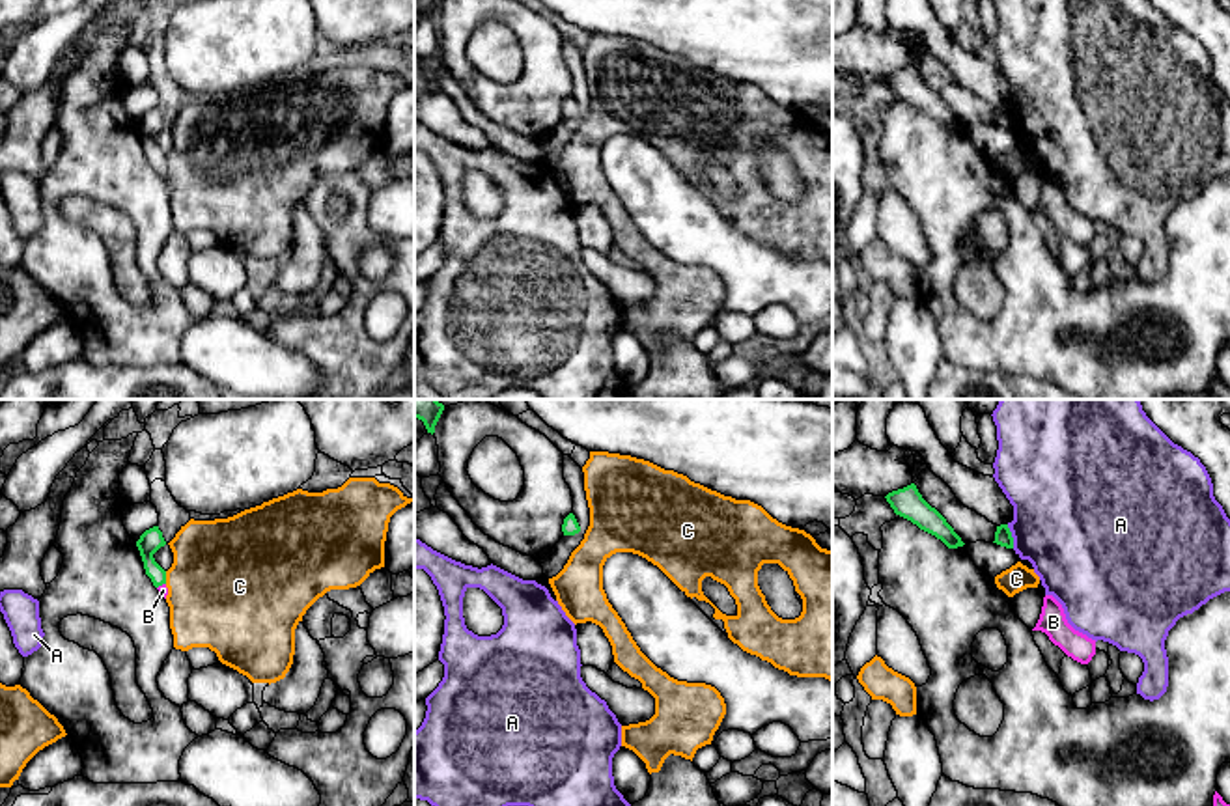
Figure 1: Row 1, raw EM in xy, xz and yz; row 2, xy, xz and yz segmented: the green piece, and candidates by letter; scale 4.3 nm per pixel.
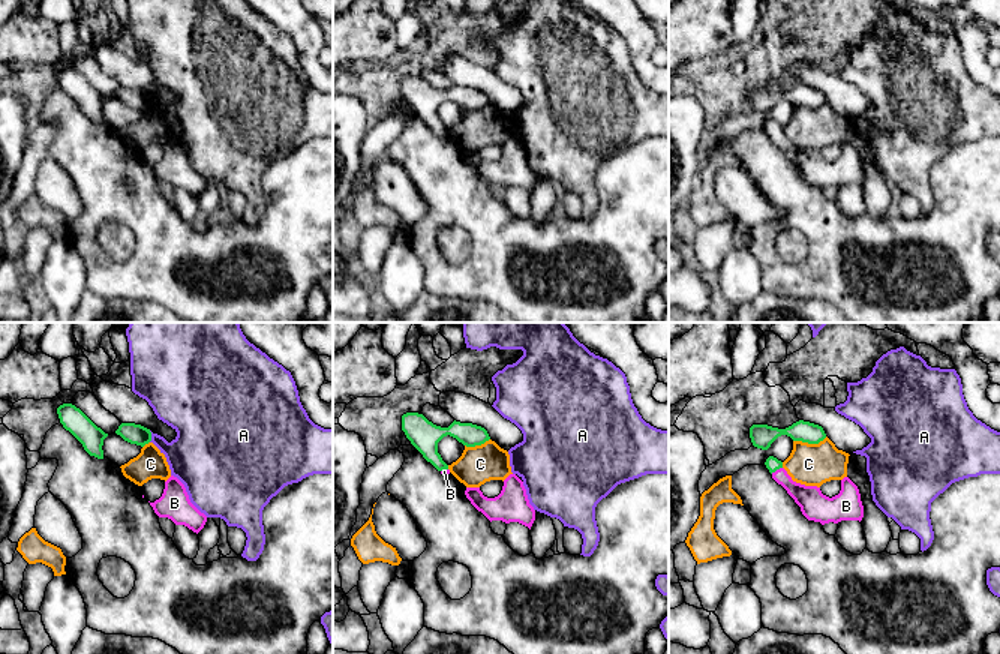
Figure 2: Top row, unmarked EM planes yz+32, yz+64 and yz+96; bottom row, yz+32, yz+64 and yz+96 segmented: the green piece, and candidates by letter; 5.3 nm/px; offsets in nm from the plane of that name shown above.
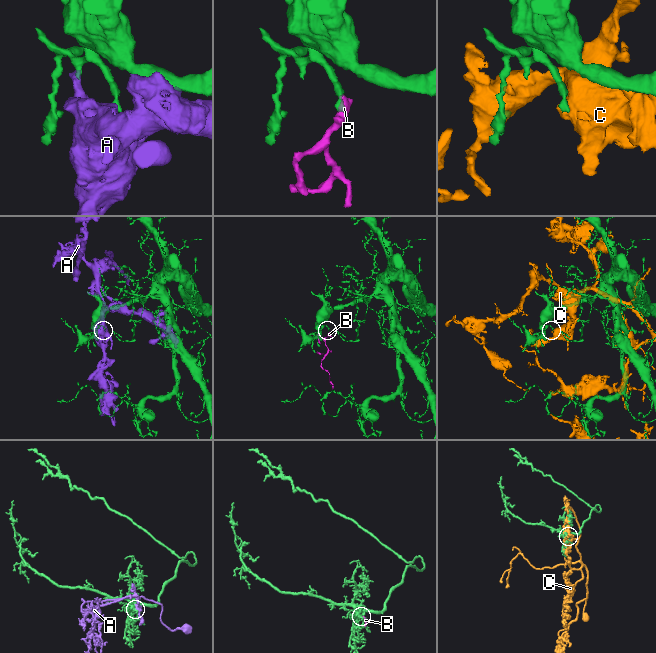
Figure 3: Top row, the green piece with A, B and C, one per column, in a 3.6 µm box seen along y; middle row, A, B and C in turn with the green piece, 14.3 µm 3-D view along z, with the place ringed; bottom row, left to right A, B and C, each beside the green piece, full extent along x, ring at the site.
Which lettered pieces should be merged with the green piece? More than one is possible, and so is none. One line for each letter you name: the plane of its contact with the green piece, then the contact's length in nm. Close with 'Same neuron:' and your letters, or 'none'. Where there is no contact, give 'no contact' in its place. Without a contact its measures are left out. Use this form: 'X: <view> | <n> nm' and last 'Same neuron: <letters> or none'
B: xy | 50 nm
Same neuron: B

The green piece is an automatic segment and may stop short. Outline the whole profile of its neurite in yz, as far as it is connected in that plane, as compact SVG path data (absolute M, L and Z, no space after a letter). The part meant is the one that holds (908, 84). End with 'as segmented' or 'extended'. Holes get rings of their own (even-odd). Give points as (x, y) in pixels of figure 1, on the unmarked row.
M915 65L892 73L885 80L896 97L935 118L948 131L957 131L965 127L961 119L954 114L954 110L946 104L946 101L922 80Z; as segmented

